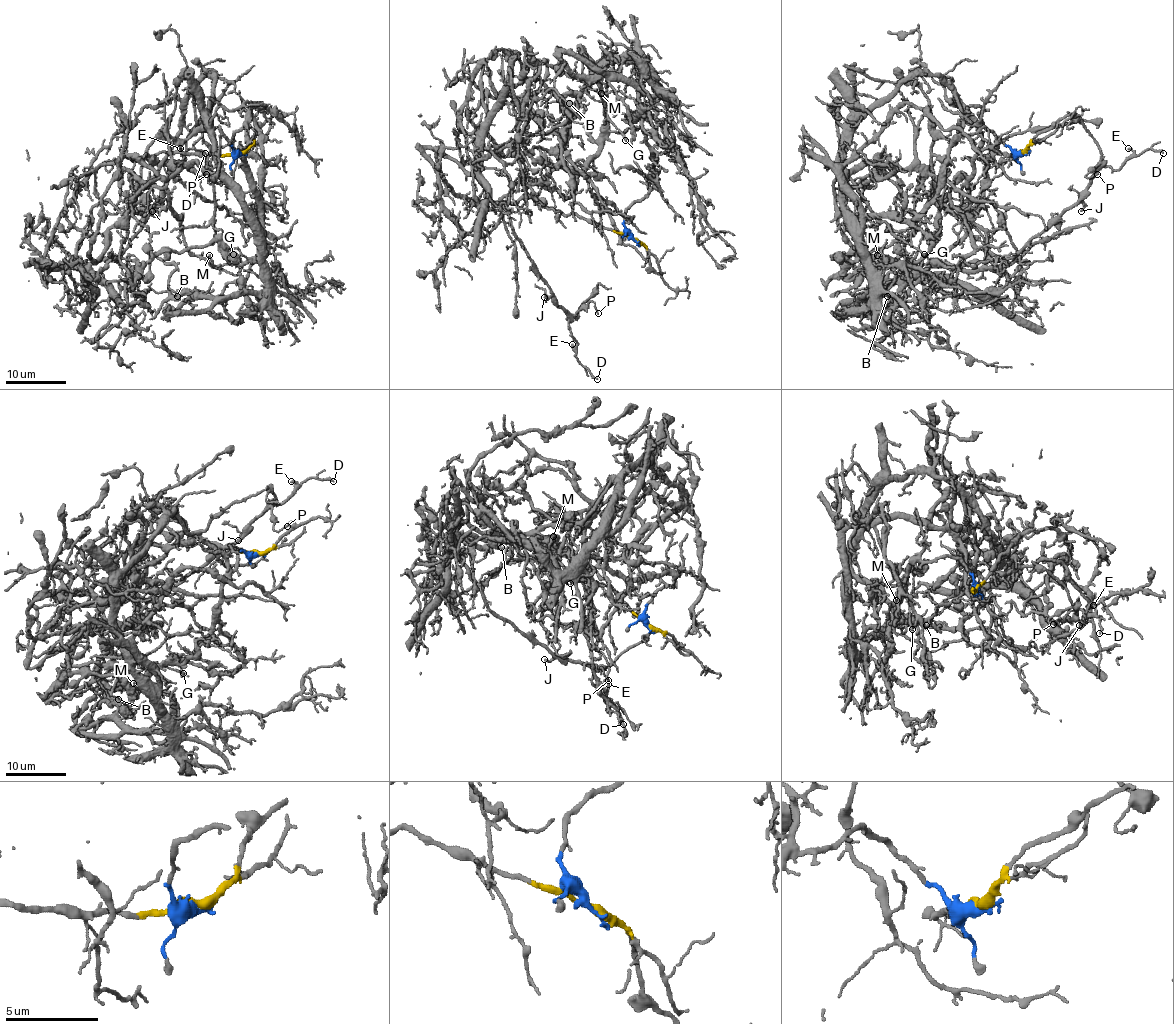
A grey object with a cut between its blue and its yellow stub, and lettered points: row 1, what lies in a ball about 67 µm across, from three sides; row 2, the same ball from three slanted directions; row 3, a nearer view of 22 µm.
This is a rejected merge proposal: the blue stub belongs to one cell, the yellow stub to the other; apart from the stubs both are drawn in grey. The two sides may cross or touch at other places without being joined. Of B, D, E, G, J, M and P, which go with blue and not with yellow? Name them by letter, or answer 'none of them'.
B, G, M

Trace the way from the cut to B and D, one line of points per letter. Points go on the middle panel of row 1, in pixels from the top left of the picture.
B: (631, 238), (625, 211), (652, 186), (639, 70), (651, 74), (657, 95), (598, 77), (570, 103)
D: (631, 238), (531, 198), (460, 198), (437, 156), (467, 171), (509, 219), (568, 318), (576, 356), (597, 378)

